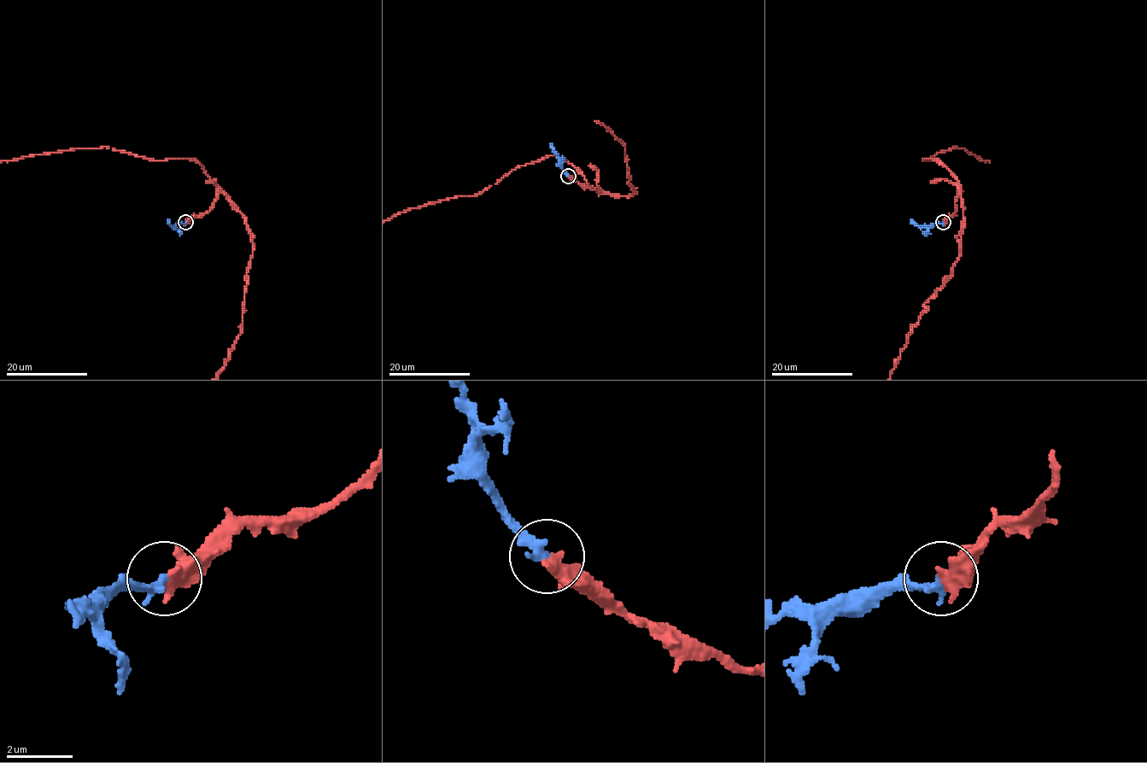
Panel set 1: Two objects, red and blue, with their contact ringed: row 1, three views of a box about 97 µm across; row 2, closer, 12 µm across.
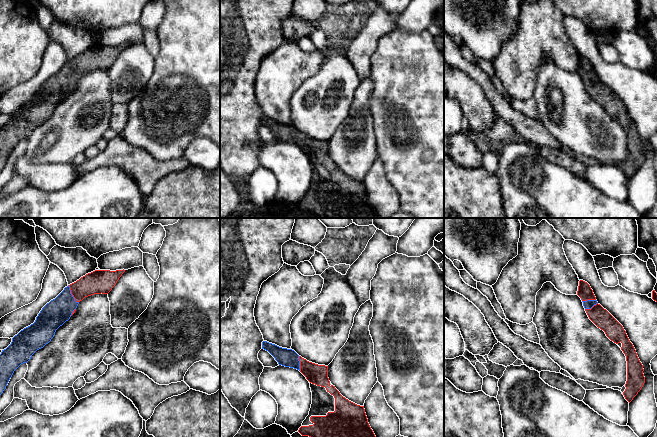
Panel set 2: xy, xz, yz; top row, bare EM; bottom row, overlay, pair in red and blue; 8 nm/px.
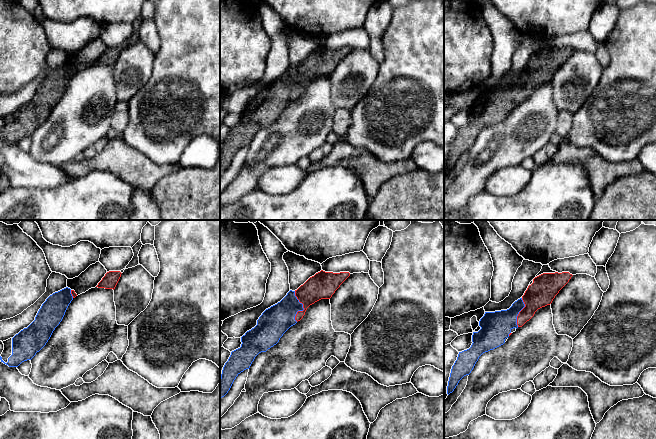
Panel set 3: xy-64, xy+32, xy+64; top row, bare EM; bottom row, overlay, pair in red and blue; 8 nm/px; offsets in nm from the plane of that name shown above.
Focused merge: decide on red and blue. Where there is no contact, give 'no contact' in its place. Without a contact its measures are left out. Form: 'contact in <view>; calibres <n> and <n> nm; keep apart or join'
contact in xy; calibres 190 and 220 nm; join

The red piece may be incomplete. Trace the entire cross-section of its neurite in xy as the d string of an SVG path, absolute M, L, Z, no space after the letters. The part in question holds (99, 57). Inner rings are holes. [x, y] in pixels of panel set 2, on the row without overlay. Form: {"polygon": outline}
{"polygon": "M95 46L68 61L47 79L33 100L12 114L11 120L0 130L0 171L14 147L27 139L32 131L48 120L56 106L75 89L80 77L94 70L108 70L125 46Z"}

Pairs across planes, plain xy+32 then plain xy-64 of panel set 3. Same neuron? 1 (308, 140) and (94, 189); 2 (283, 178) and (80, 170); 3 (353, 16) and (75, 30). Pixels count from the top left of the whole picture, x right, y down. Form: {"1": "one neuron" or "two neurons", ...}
{"1": "two neurons", "2": "two neurons", "3": "two neurons"}

